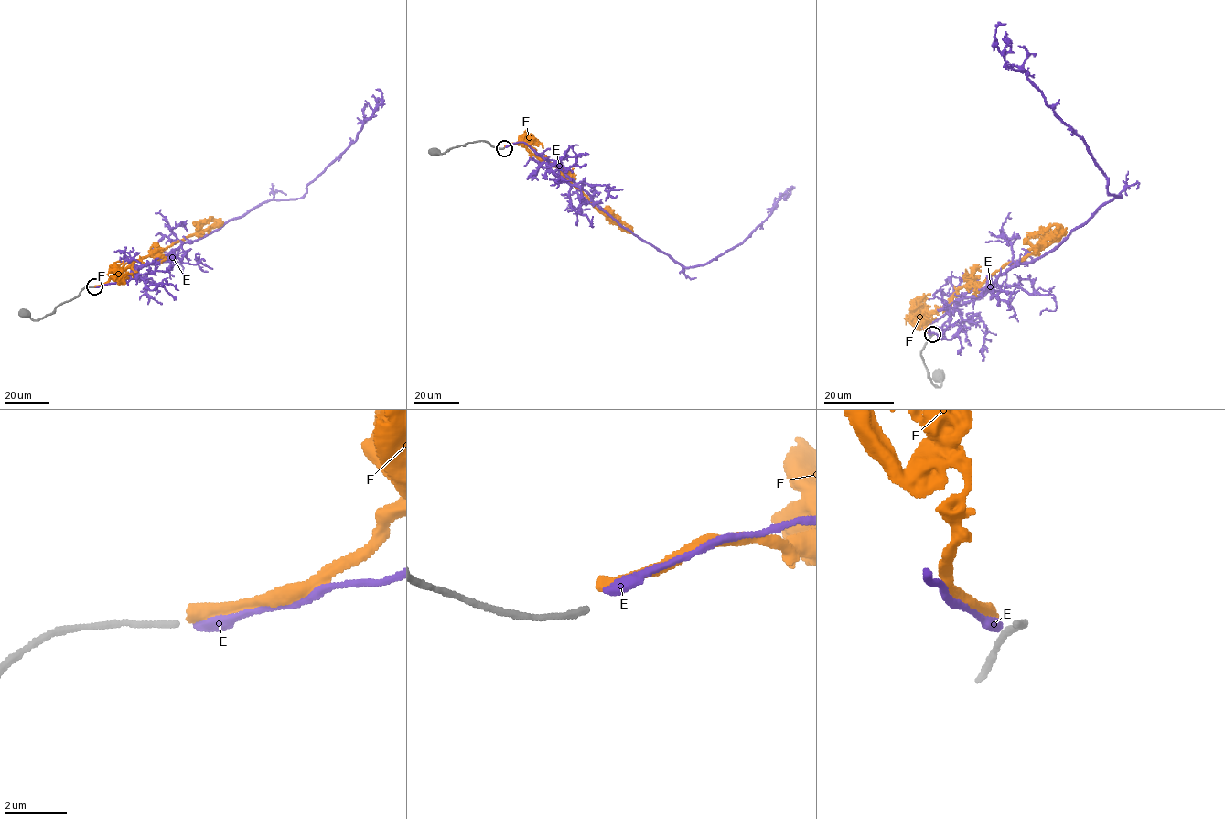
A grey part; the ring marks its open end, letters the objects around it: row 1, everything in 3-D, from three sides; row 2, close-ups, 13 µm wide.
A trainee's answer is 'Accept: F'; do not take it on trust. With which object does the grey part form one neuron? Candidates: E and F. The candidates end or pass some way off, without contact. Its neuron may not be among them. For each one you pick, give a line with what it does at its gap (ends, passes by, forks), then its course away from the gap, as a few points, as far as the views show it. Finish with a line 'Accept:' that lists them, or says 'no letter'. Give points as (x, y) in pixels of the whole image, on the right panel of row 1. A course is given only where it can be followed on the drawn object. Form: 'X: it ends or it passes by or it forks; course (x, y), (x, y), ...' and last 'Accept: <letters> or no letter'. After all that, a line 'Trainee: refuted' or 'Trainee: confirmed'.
E: it ends; course (930, 334), (922, 328), (959, 300), (1121, 198), (1027, 75), (1005, 63), (994, 37), (1005, 24)
Accept: E
Trainee: refuted

